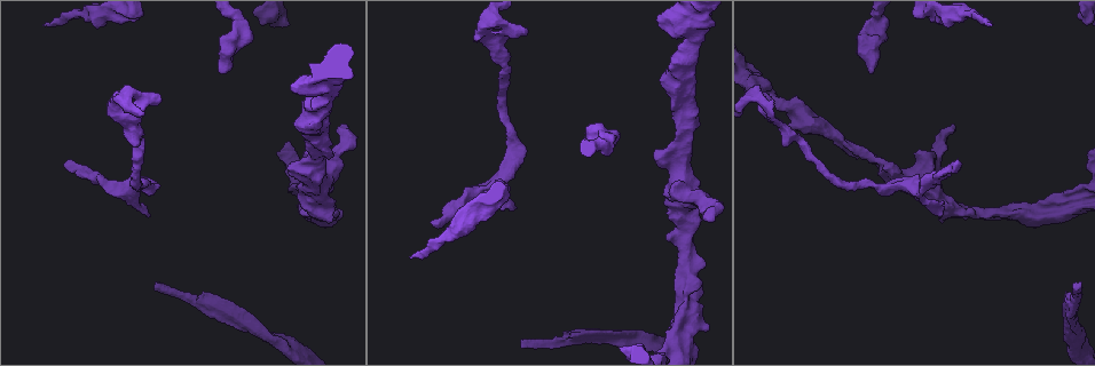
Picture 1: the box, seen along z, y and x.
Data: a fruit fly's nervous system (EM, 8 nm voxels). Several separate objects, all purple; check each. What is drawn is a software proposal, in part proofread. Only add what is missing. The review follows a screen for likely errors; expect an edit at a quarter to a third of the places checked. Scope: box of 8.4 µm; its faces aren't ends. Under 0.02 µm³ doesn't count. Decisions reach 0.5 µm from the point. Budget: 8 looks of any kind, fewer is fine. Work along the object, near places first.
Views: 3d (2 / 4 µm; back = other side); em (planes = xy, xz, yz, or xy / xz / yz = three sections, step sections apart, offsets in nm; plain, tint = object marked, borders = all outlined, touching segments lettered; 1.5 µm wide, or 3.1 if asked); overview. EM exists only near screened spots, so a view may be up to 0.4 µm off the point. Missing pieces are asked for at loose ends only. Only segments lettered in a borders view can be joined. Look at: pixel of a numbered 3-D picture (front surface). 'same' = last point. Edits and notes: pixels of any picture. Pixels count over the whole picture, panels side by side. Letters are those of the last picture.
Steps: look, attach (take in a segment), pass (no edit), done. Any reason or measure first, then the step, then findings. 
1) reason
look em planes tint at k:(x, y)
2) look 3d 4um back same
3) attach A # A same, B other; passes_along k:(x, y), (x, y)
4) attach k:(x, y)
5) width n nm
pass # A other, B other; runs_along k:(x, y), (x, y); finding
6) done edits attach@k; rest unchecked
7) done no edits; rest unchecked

an open end
look em xz step 4 tint at 1:(868, 71)

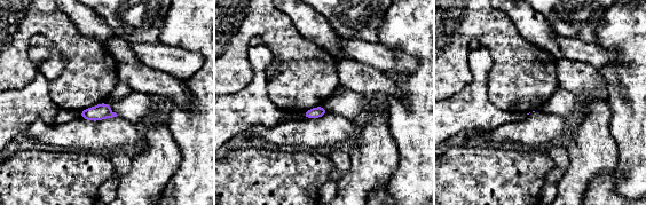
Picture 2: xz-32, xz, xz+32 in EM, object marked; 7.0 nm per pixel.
look em planes borders same

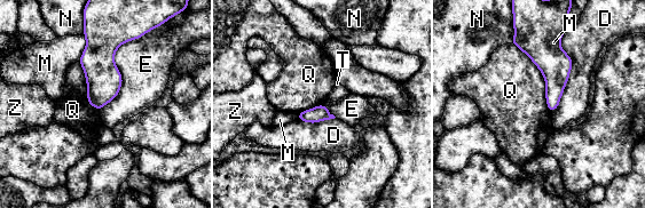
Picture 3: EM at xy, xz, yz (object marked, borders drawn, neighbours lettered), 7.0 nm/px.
longest_contact E 600 nm
pass # D other, E other, M other, N other, Q other, T other, Z other; border 3:(142, 37), (99, 110); no lettered segment goes on from it

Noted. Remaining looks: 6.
branch stops here
look em planes borders at 1:(338, 126)

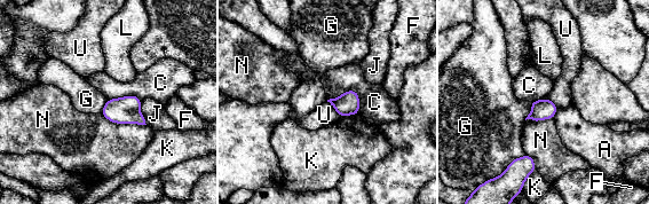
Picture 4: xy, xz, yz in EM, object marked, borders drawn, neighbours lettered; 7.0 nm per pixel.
longest_contact N 340 nm
pass # A other, C other, F other, G other, J other, K other, L other, N other, U other; none of them fits

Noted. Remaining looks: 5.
free end
look em xy step 8 tint at 1:(45, 25)

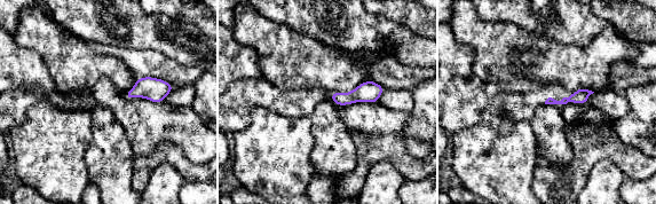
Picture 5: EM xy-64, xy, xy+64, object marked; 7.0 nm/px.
cut it another way
look em planes tint same

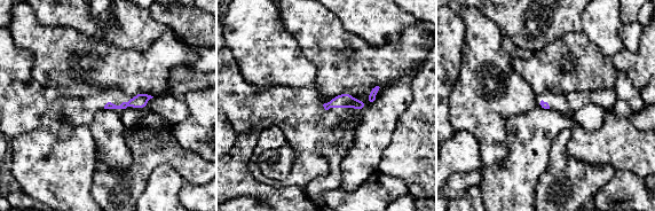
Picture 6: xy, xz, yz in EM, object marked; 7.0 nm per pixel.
look em planes borders same

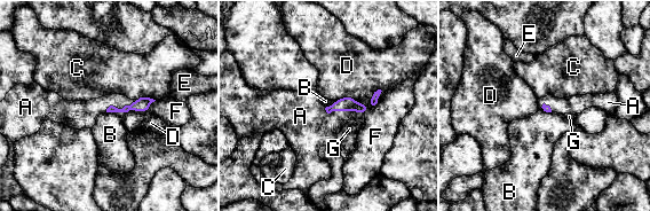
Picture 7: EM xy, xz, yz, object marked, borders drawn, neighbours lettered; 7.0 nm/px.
attach 7:(306, 124) # A same, B other, C other, D other, E other, F other, G other; passes_along 7:(346, 103), (338, 110), (306, 124); the cell continues

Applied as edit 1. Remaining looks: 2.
done edits attach@7; rest unchecked

